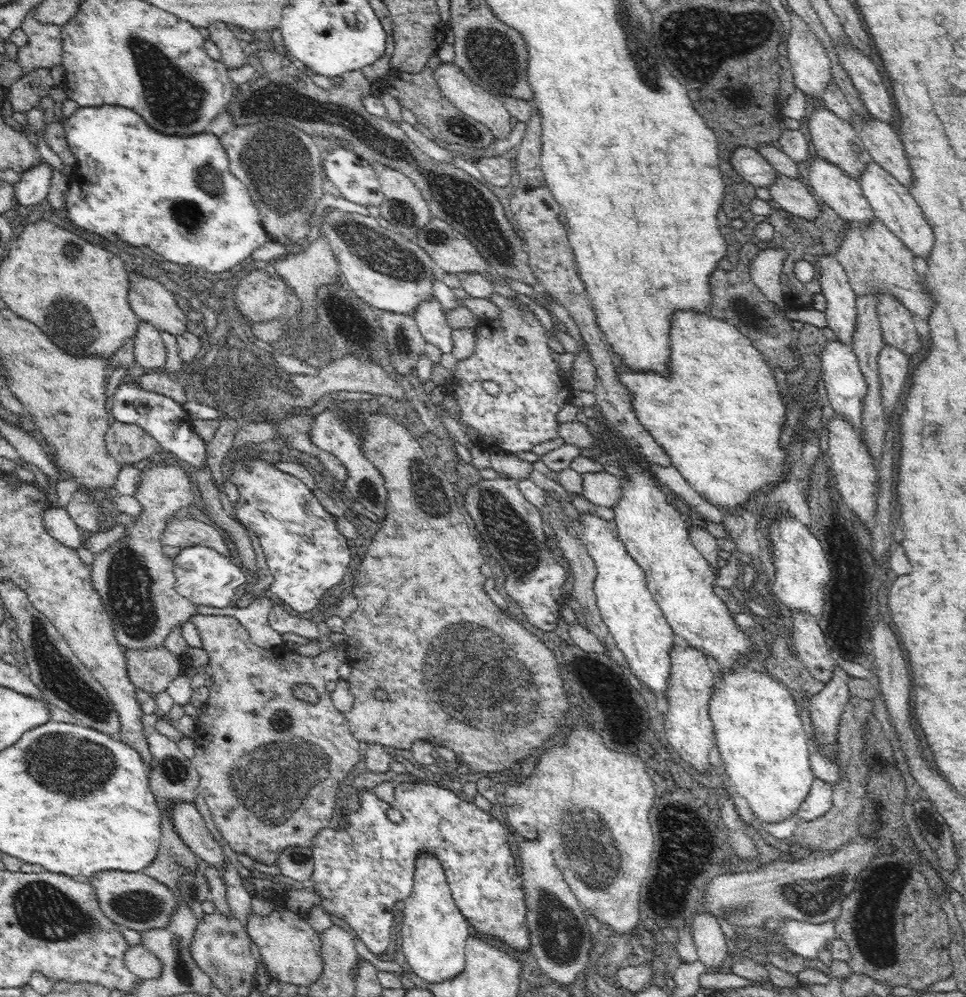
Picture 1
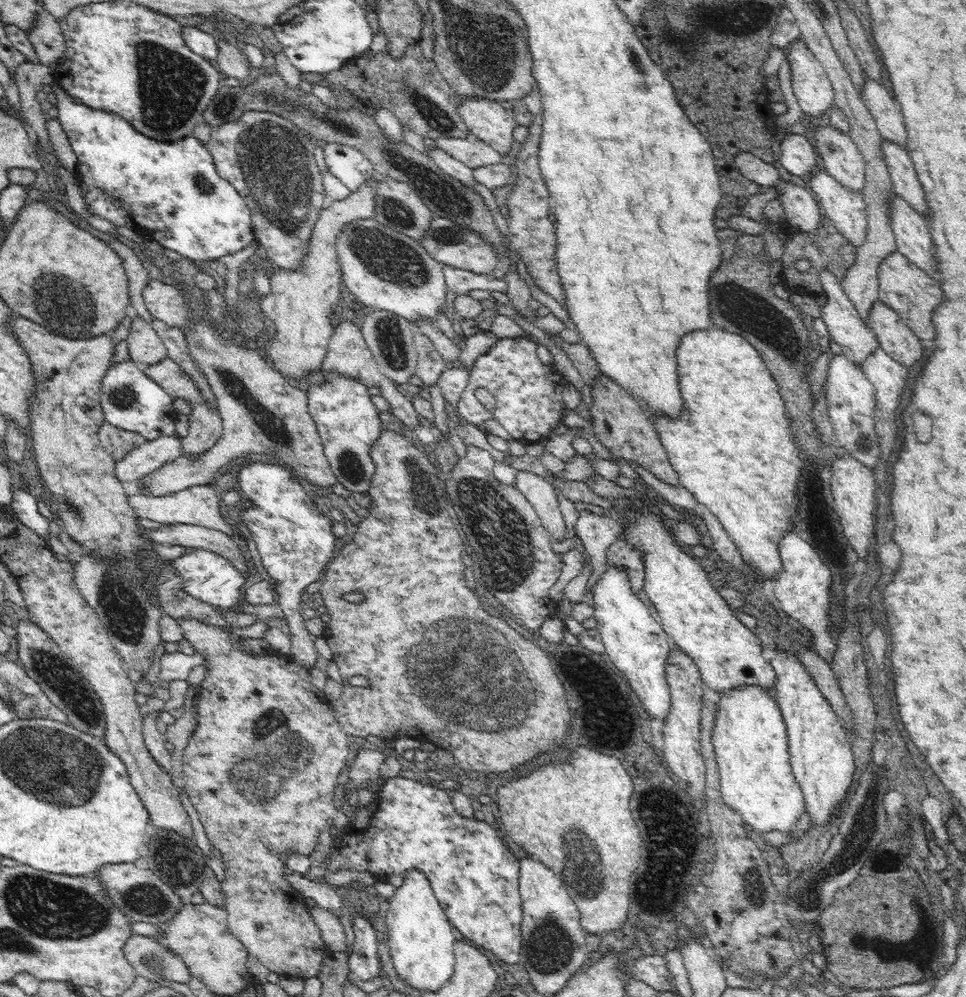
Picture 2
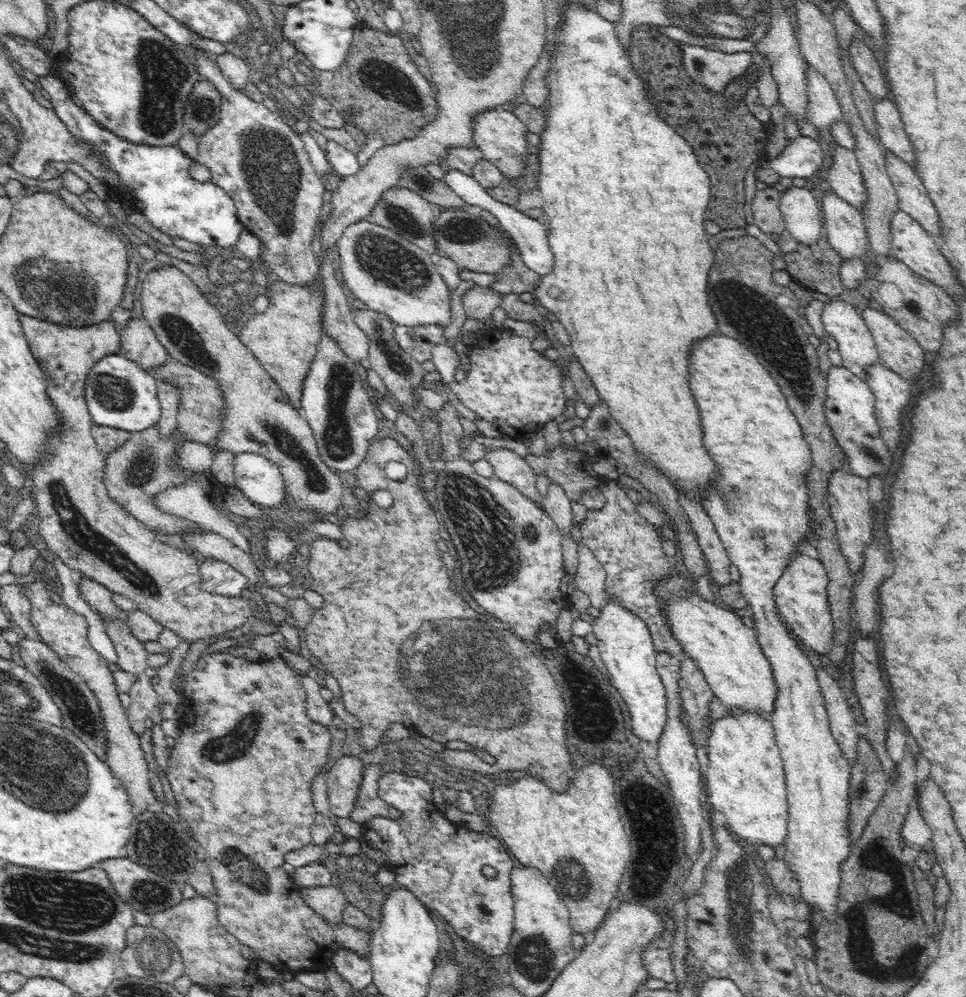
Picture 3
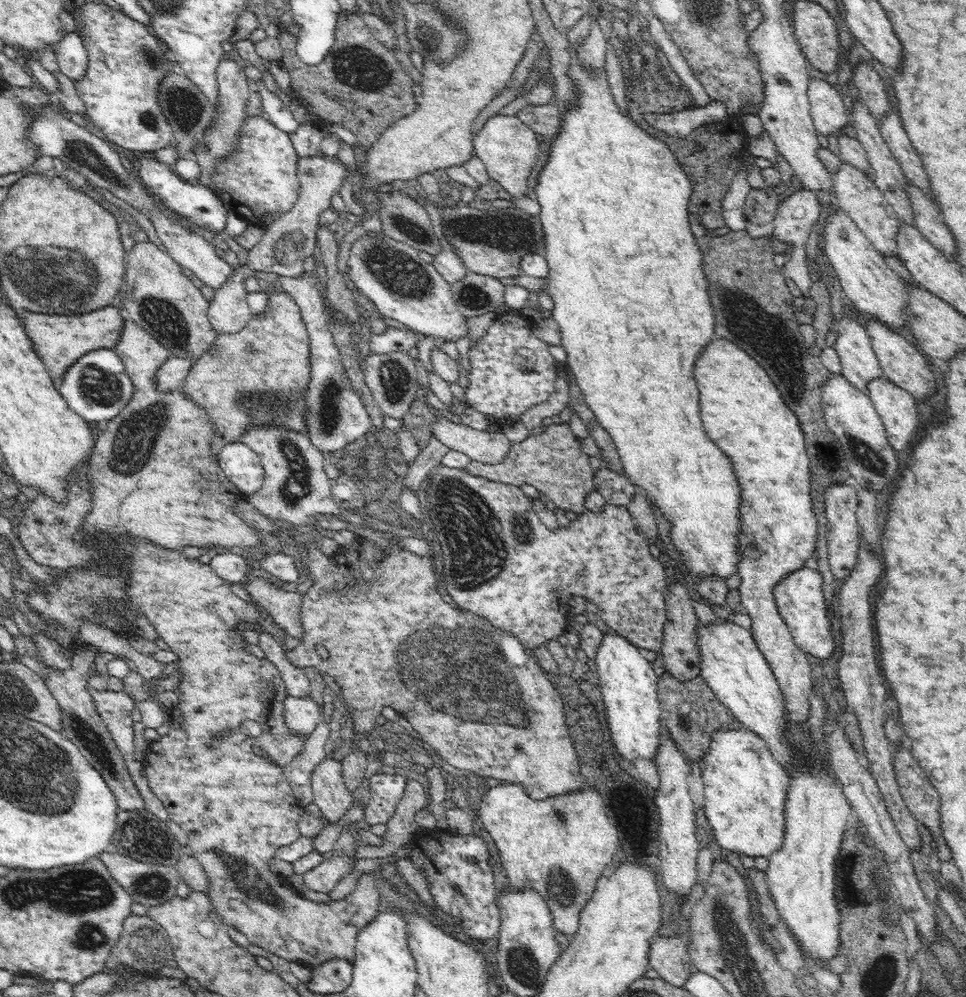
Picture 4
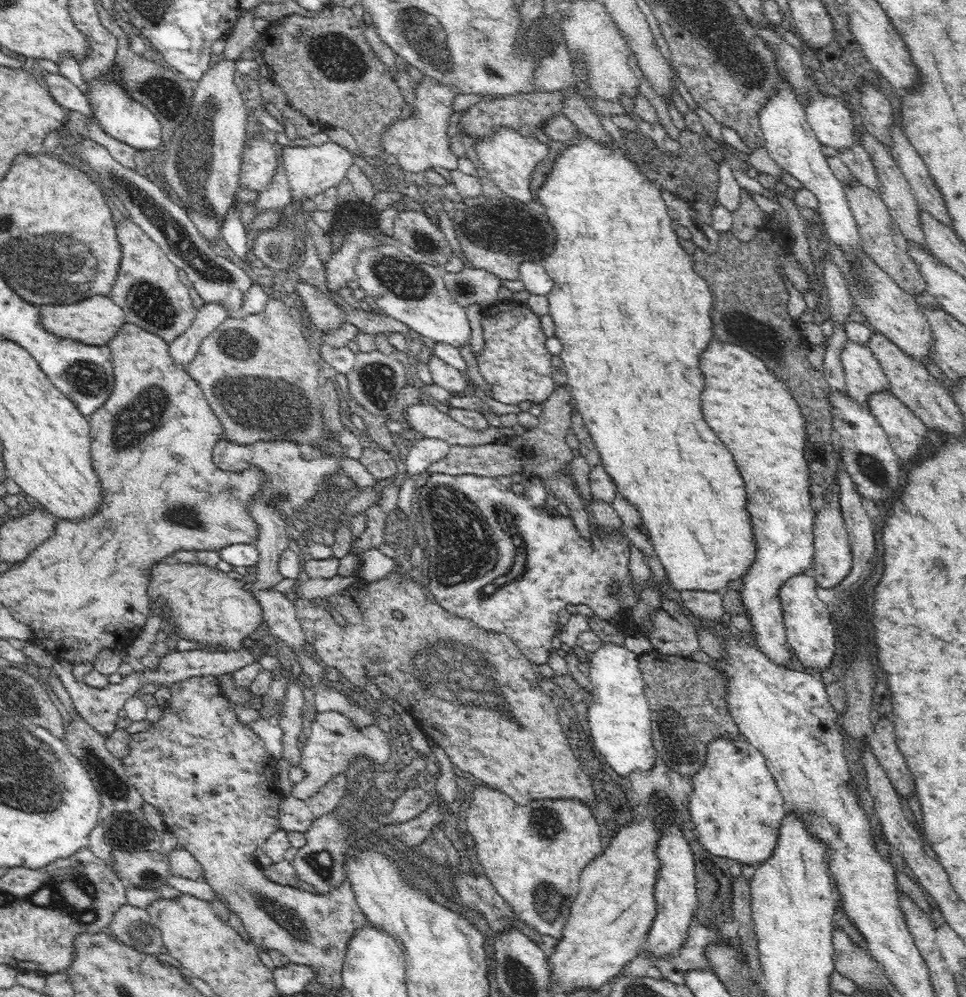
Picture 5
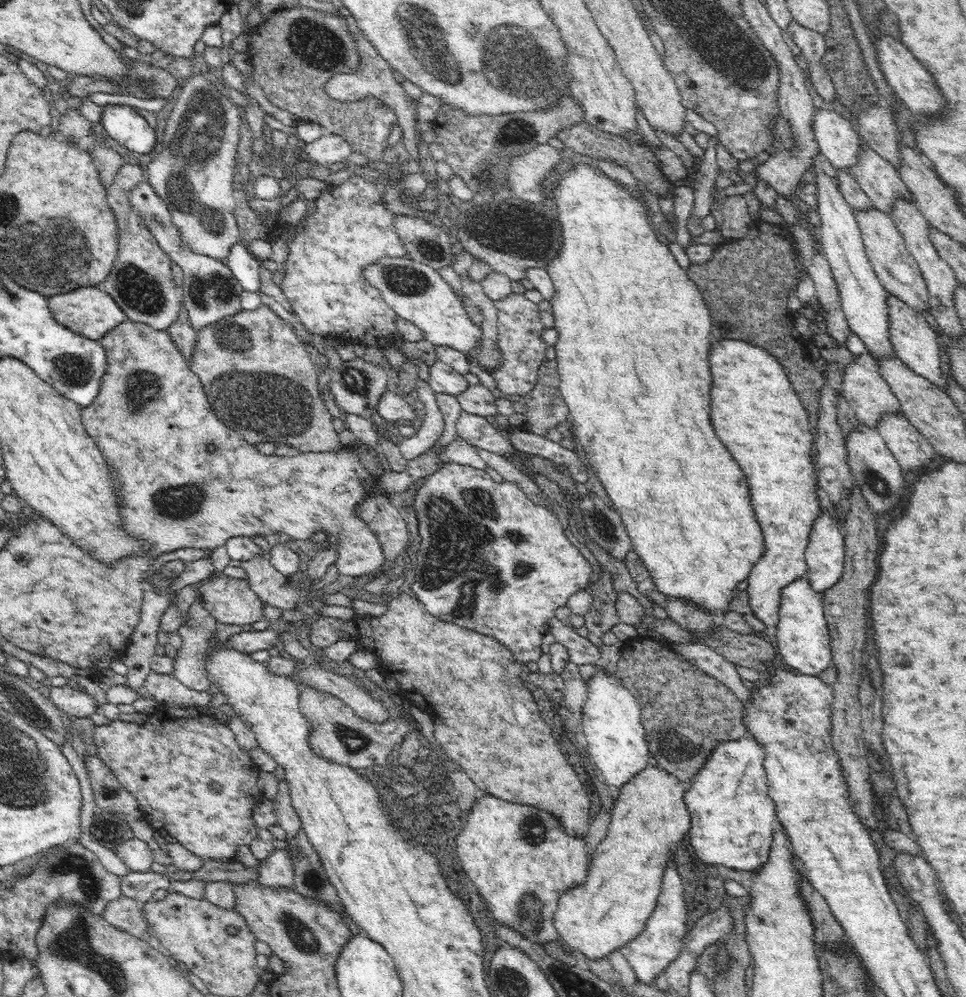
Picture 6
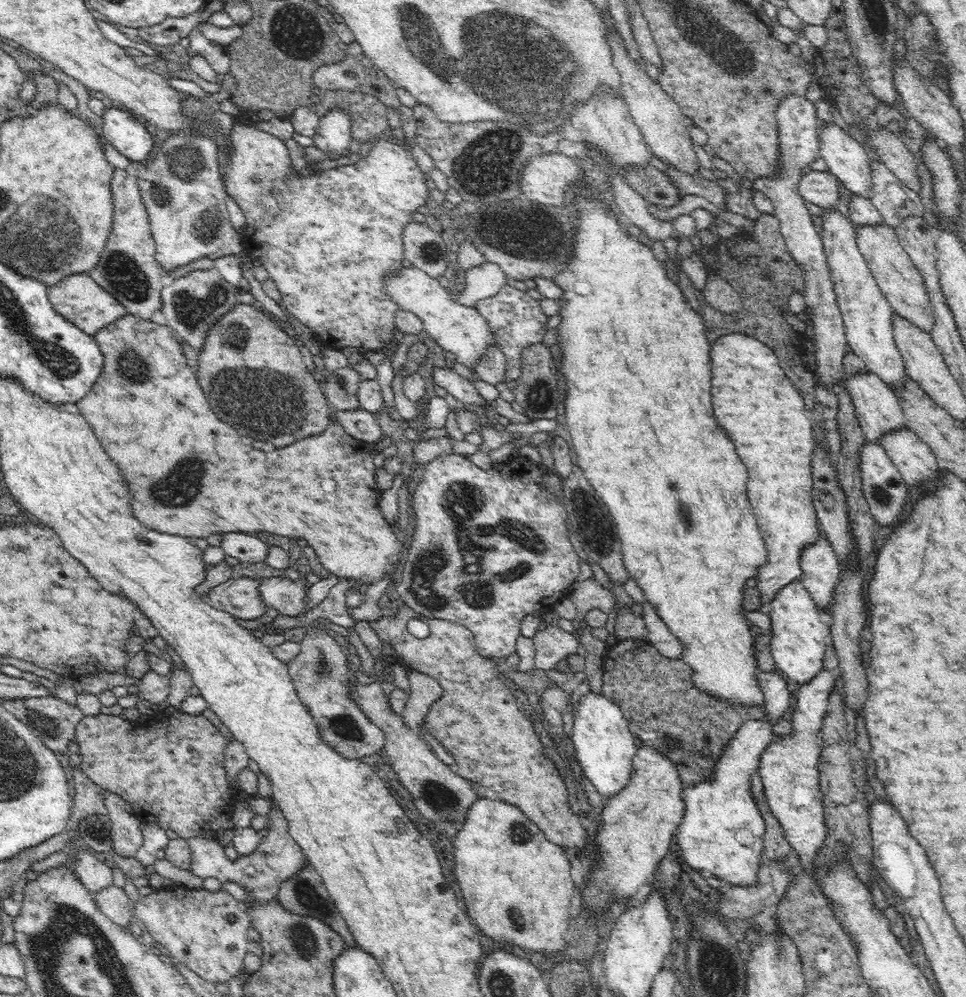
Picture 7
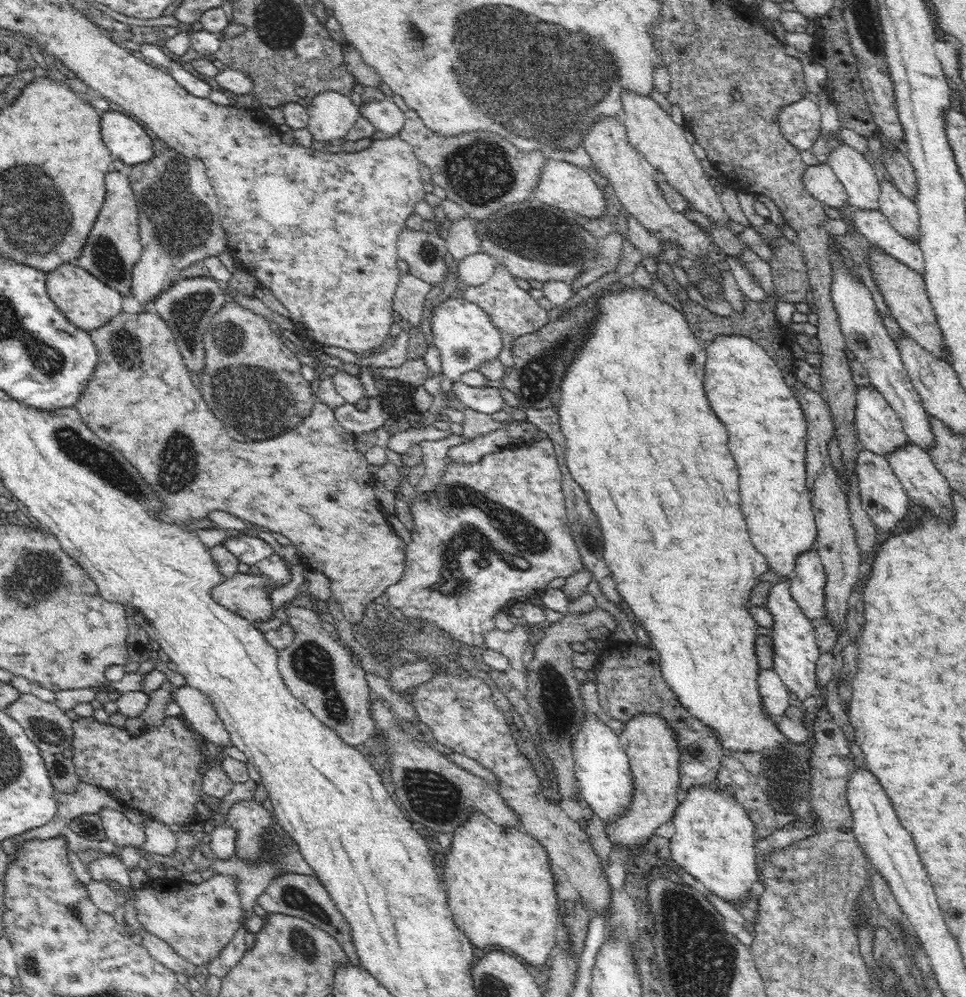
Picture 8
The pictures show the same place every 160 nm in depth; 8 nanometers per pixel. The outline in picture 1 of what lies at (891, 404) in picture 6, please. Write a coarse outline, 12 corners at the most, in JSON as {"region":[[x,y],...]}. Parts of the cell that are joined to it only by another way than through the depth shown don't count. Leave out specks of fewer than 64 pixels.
{"region":[[834,253],[818,258],[817,283],[827,326],[850,345],[857,296]]}

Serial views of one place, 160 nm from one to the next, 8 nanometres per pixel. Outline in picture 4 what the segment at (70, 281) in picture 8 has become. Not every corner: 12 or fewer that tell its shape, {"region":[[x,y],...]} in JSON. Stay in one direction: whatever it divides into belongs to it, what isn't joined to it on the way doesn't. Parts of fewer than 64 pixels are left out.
{"region":[[113,305],[81,315],[20,310],[52,380],[82,355],[114,349],[126,321]]}

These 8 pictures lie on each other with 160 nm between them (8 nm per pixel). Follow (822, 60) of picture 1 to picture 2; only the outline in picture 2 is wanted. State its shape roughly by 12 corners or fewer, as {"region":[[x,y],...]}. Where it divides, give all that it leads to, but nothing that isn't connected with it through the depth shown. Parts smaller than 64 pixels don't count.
{"region":[[798,37],[787,44],[792,88],[802,112],[835,104],[820,61]]}

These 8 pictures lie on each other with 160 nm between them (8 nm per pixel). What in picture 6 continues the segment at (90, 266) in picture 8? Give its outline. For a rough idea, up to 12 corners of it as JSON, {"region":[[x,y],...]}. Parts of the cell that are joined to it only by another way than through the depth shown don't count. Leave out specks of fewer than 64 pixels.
{"region":[[139,165],[118,168],[107,201],[114,268],[99,287],[128,320],[167,331],[180,280],[128,194]]}

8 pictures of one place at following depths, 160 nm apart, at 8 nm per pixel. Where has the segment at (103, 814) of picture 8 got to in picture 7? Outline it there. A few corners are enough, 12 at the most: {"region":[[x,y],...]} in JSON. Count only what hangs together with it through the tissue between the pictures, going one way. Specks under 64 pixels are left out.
{"region":[[104,789],[113,852],[136,858],[142,820],[119,794]]}

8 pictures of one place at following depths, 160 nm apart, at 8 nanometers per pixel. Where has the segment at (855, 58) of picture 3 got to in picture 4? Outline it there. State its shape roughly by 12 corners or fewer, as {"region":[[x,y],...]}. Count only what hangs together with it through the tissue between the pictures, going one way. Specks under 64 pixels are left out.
{"region":[[857,63],[853,84],[879,119],[890,109],[884,82],[868,63]]}

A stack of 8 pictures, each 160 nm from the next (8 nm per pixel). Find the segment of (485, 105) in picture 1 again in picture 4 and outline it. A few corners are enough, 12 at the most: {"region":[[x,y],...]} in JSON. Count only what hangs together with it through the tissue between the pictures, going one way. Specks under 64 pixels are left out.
{"region":[[516,115],[490,117],[473,154],[516,197],[527,194],[536,133]]}

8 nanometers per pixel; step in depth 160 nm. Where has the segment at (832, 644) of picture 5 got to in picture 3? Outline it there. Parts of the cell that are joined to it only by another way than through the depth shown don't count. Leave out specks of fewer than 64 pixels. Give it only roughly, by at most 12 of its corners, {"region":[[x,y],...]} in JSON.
{"region":[[799,552],[773,590],[796,638],[833,647],[829,575]]}

